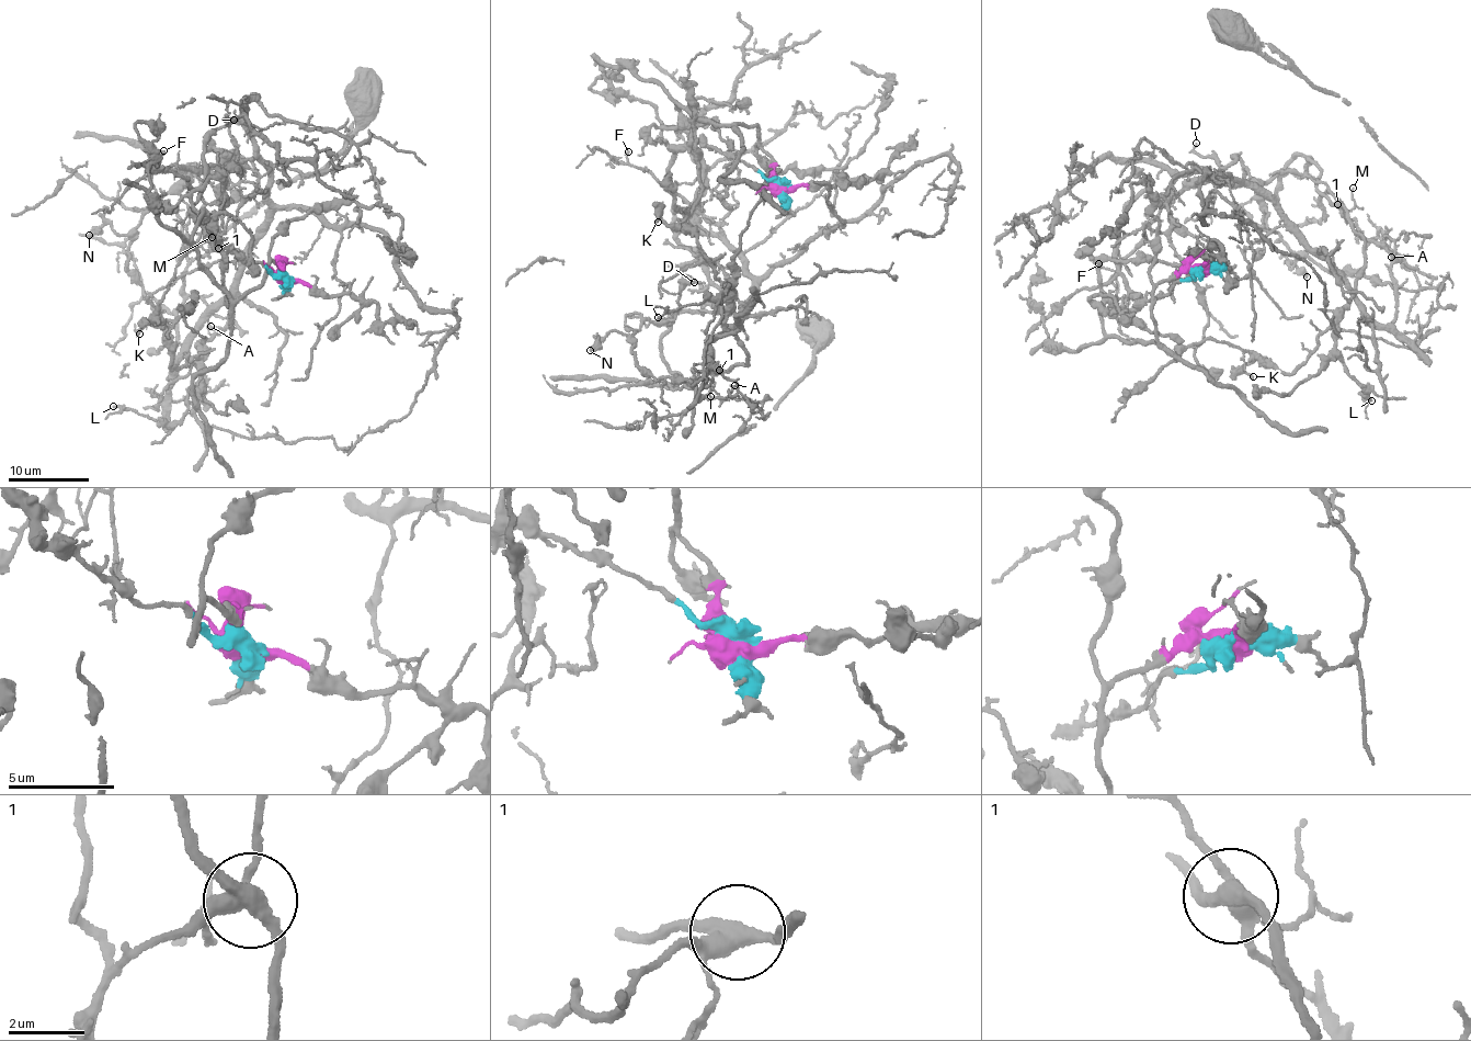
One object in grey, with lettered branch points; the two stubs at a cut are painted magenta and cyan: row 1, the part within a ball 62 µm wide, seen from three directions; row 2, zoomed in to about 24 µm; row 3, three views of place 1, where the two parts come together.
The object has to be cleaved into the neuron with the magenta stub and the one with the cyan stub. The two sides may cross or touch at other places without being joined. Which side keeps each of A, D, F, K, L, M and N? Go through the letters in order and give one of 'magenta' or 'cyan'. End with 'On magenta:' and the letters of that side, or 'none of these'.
A: magenta
D: cyan
F: magenta
K: cyan
L: cyan
M: magenta
N: cyan
On magenta: A, F, M

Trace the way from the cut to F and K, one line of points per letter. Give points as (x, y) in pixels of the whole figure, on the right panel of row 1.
F: (1200, 270), (1154, 289), (1144, 344), (1106, 332), (1097, 267), (1185, 268), (1170, 191), (1118, 270), (1098, 263)
K: (1200, 270), (1138, 303), (1118, 226), (1233, 158), (1261, 182), (1304, 157), (1365, 241), (1316, 350), (1253, 377)

